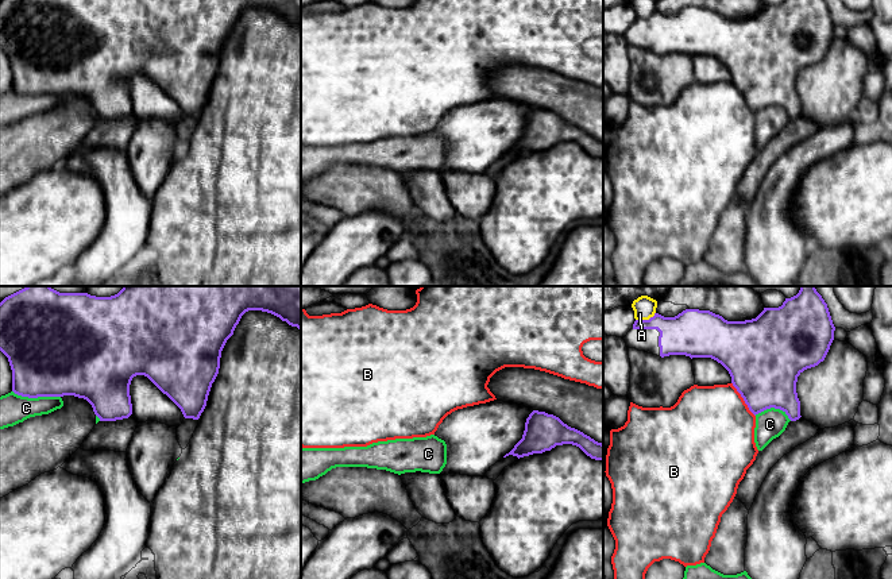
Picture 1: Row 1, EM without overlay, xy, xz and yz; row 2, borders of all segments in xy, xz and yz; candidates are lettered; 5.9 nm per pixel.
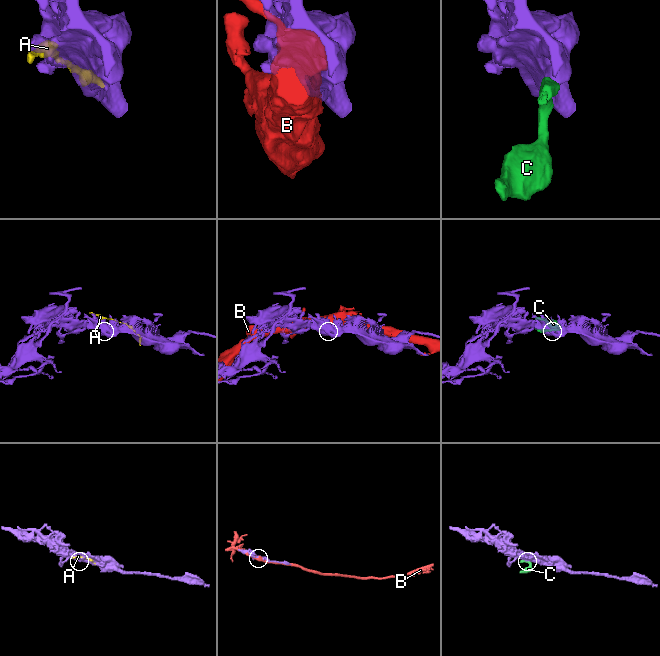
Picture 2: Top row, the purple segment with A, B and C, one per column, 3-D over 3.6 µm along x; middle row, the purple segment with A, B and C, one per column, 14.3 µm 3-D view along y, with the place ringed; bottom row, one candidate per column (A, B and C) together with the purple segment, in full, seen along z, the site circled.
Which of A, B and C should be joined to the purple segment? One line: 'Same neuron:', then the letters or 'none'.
Same neuron: C

